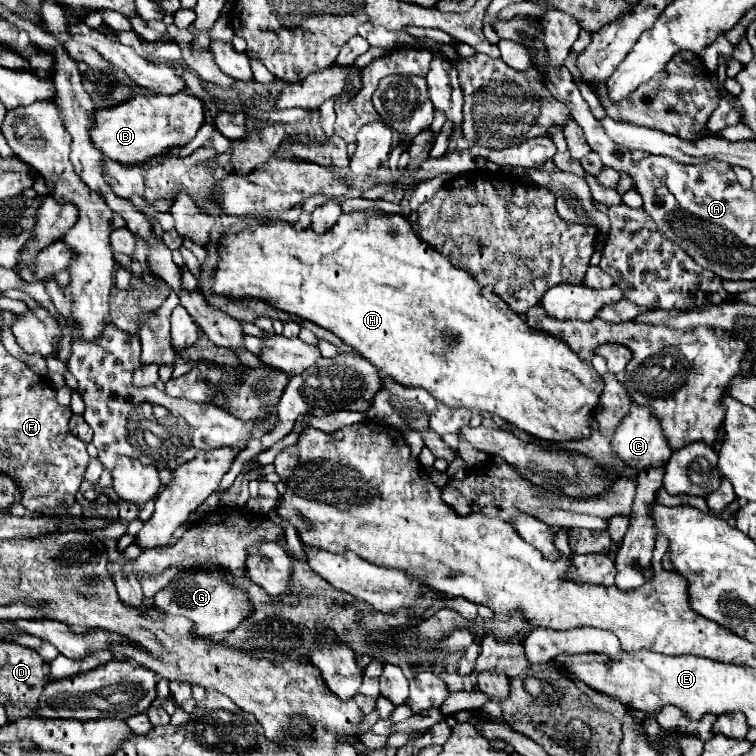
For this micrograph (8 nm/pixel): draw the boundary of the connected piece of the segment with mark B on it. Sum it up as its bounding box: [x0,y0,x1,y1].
[88,92,204,166]

